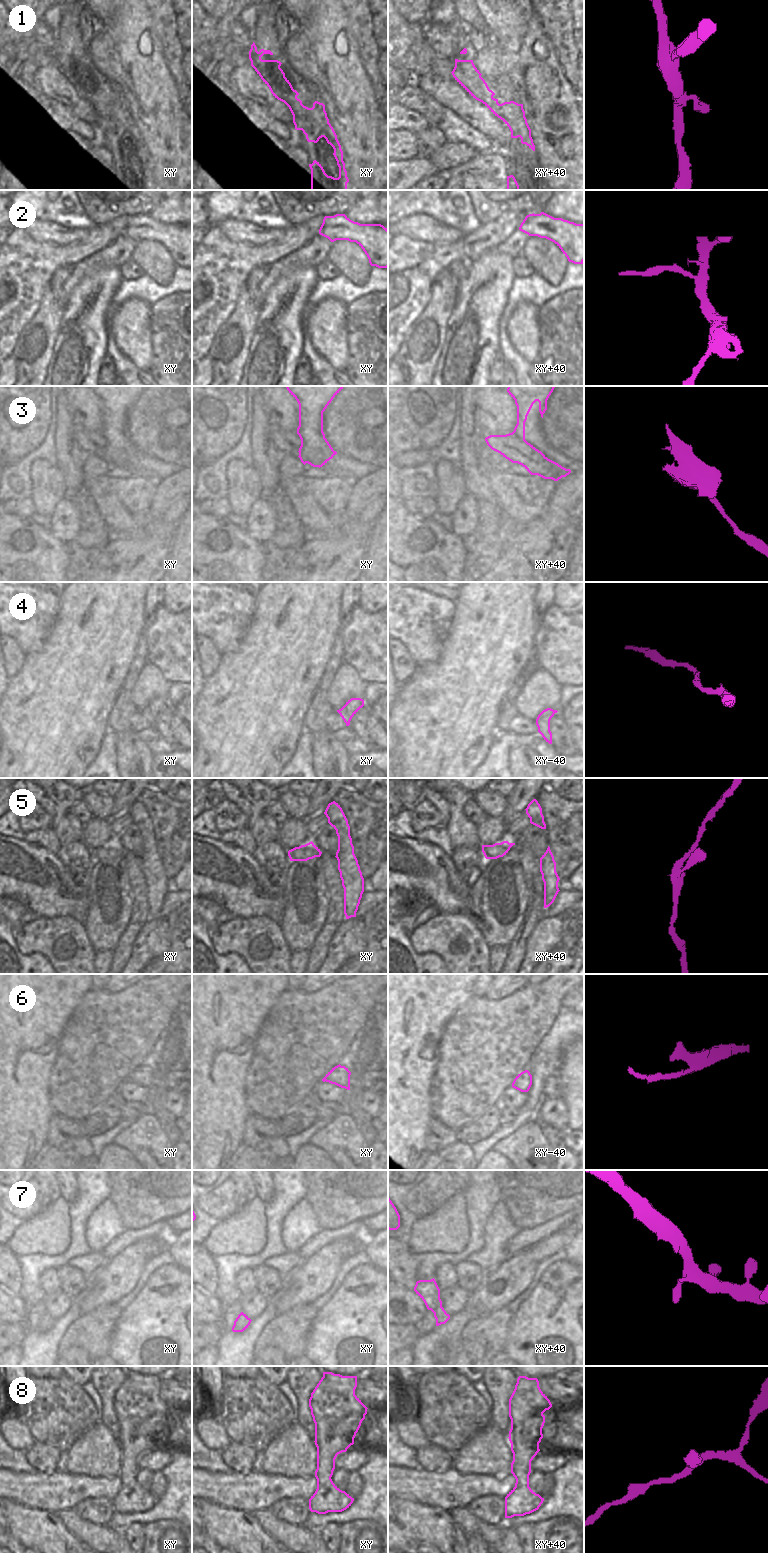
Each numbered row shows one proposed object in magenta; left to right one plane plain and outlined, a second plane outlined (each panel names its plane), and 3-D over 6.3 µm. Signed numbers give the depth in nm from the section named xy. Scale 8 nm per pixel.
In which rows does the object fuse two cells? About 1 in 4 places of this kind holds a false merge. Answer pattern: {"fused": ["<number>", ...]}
{"fused": ["3"]}

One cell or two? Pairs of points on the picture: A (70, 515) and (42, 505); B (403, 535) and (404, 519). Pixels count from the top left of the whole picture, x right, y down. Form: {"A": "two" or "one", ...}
{"A": "two", "B": "one"}

